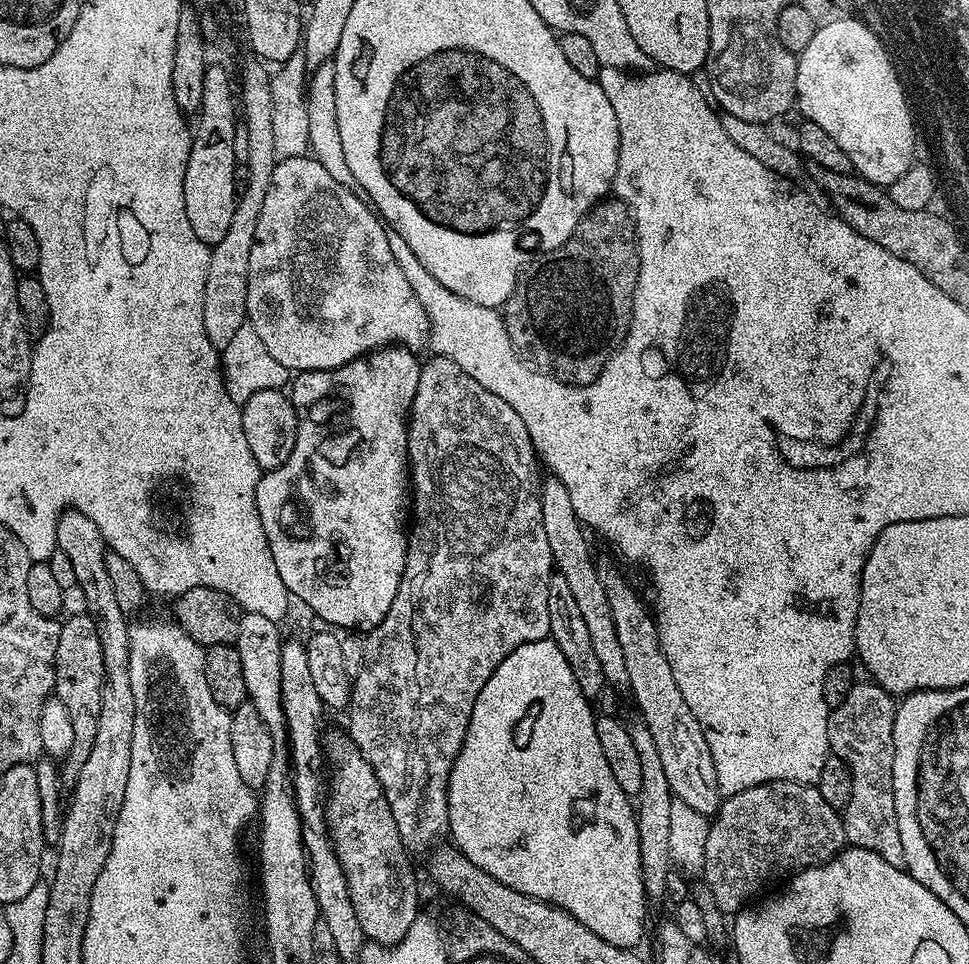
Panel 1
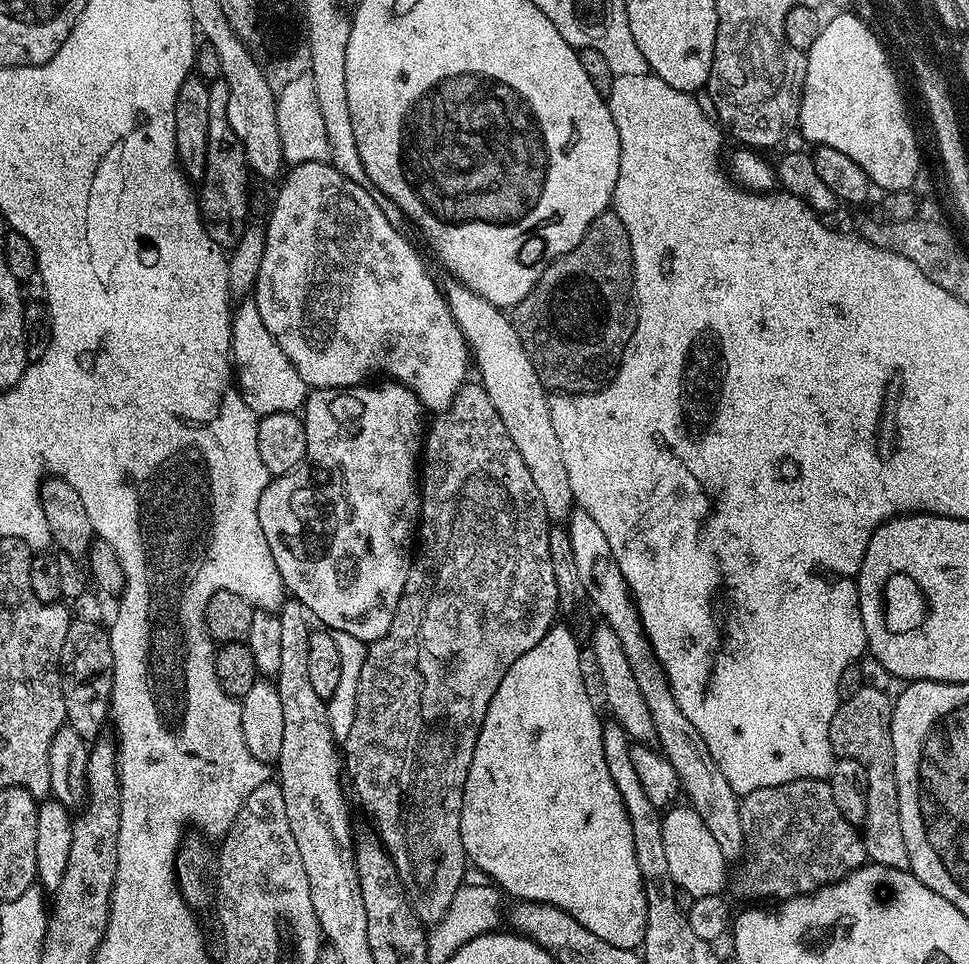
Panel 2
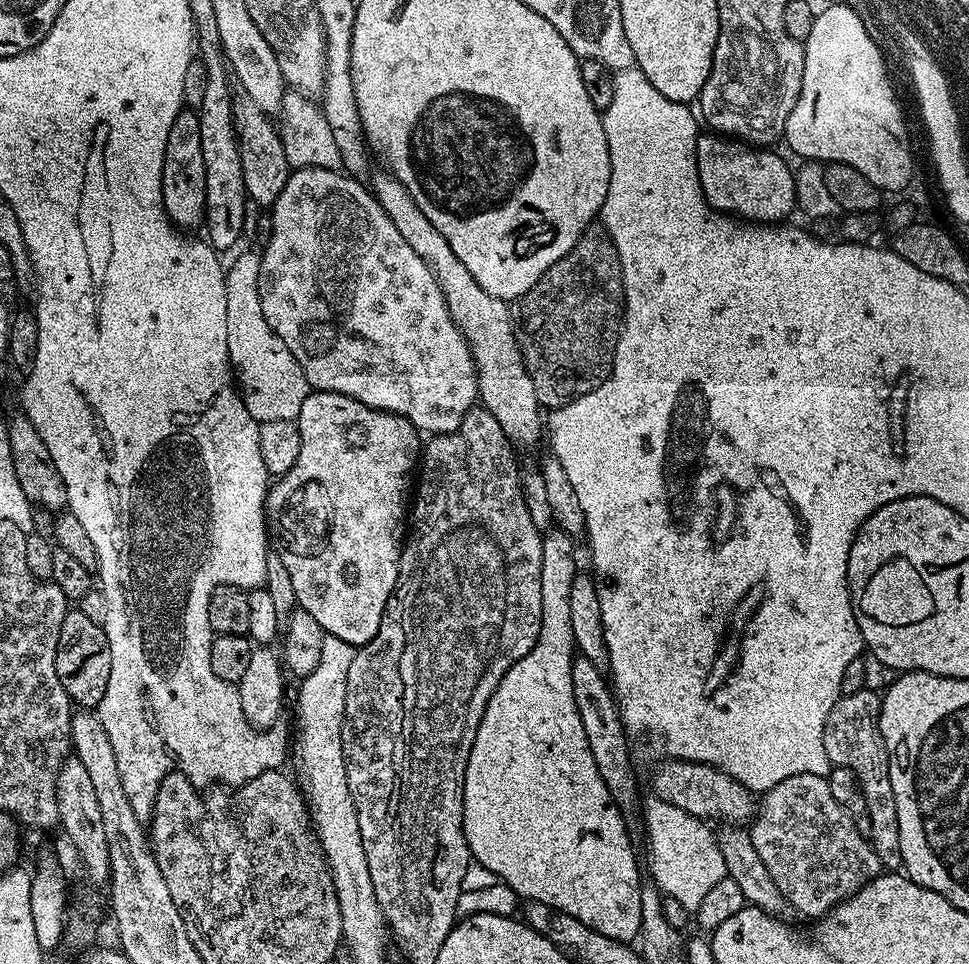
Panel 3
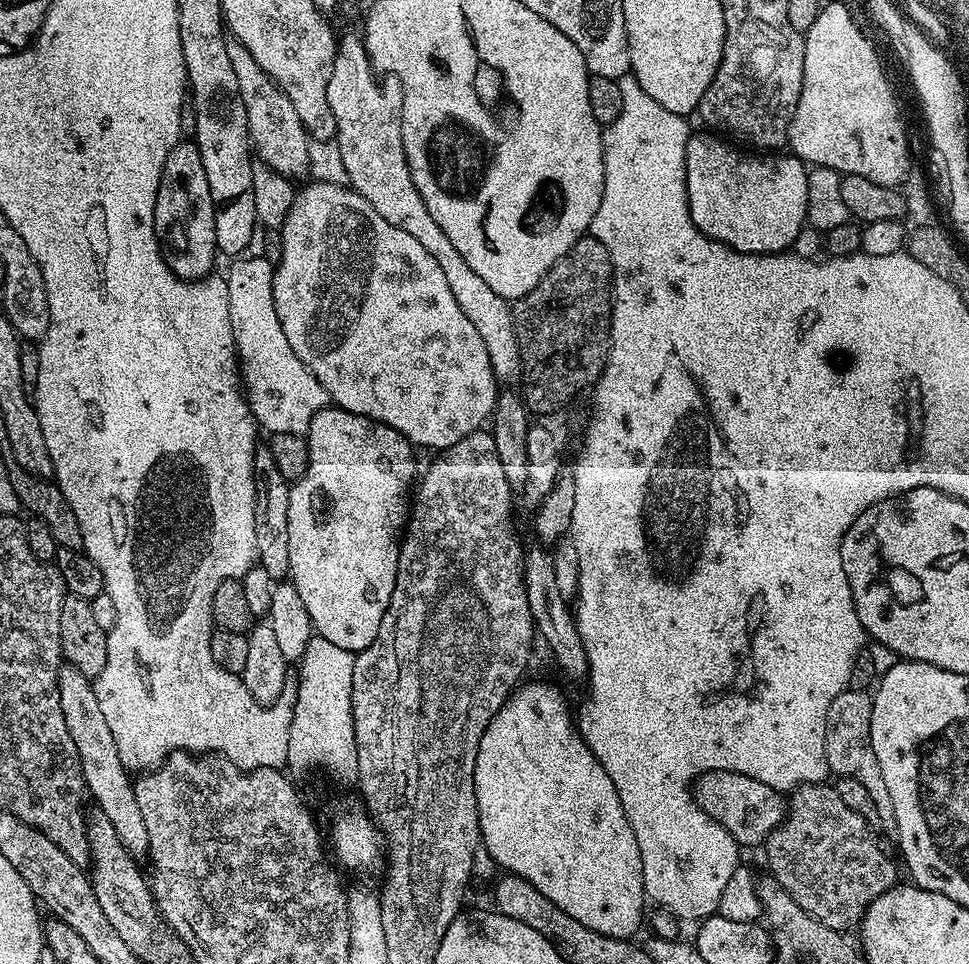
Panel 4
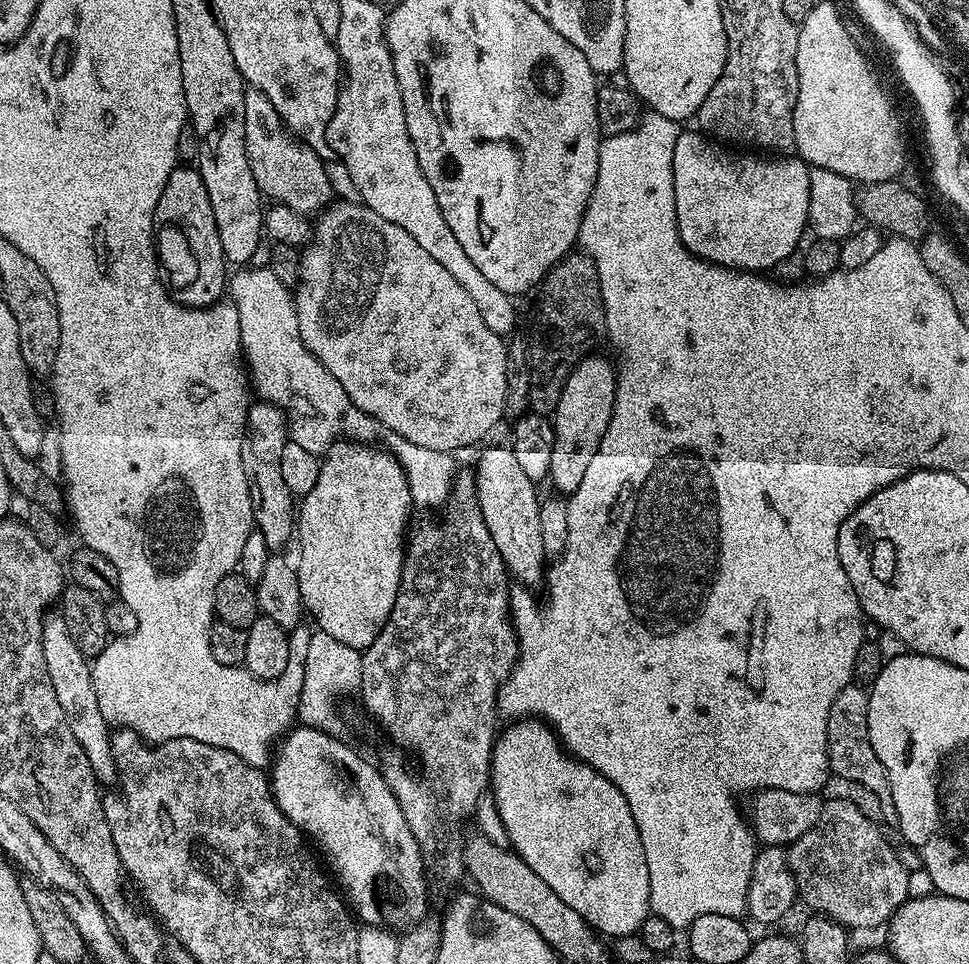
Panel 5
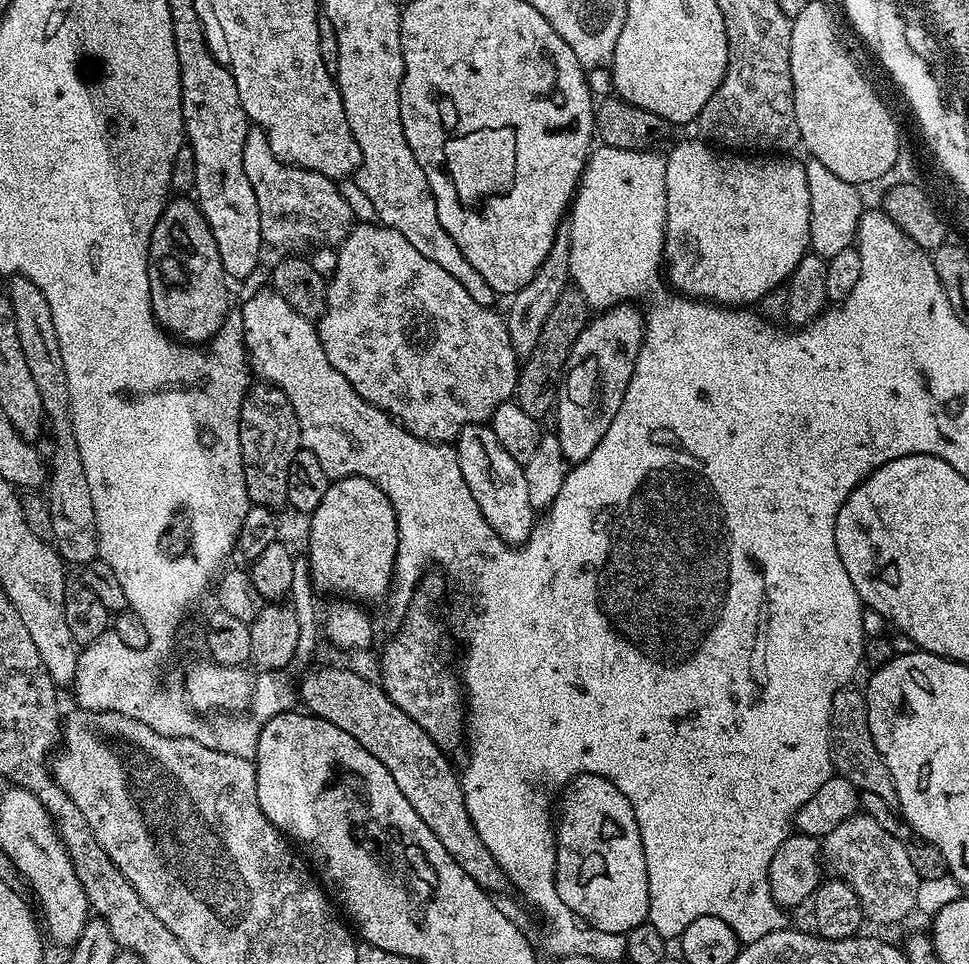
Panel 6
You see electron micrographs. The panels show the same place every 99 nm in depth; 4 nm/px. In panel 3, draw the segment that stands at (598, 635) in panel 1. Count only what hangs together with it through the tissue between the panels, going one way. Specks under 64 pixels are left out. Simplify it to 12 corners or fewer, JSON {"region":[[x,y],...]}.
{"region":[[381,170],[372,195],[430,266],[470,346],[479,403],[534,447],[542,409],[511,307],[486,294],[414,198]]}

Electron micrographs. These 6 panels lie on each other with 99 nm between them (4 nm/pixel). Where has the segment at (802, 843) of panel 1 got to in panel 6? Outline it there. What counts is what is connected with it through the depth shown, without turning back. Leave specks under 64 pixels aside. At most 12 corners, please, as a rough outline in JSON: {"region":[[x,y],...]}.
{"region":[[857,814],[819,855],[869,921],[917,911],[909,845]]}

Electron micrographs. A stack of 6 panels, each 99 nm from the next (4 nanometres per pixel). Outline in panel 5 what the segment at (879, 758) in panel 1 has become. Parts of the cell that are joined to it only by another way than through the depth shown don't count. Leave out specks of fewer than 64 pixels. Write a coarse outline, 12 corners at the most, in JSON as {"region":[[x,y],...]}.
{"region":[[849,686],[828,719],[828,766],[896,815],[868,733],[868,693]]}

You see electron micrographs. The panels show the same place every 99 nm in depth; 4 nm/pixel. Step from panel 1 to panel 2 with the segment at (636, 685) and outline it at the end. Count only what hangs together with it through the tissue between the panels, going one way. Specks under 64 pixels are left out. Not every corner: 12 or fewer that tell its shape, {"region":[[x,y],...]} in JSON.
{"region":[[566,531],[583,595],[622,644],[659,751],[725,861],[746,852],[738,793],[678,710],[610,542]]}

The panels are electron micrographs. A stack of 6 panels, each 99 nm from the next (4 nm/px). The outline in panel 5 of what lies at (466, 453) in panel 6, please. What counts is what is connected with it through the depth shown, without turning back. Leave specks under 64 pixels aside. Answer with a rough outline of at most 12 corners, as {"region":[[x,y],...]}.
{"region":[[508,446],[476,460],[476,497],[517,585],[546,580],[541,497]]}

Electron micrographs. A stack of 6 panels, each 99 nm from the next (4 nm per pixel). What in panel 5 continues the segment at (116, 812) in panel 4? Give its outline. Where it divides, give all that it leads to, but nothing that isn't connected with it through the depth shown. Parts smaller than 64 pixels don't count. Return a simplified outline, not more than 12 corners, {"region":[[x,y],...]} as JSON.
{"region":[[45,615],[42,658],[97,781],[117,779],[89,657]]}

